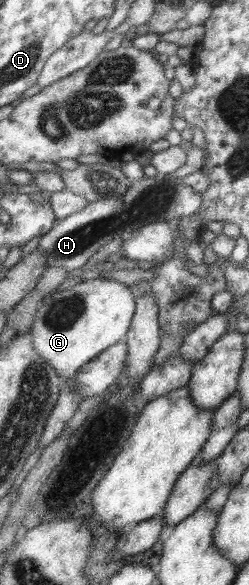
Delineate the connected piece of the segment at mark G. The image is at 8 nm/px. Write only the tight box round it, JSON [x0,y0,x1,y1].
[30,277,135,379]

